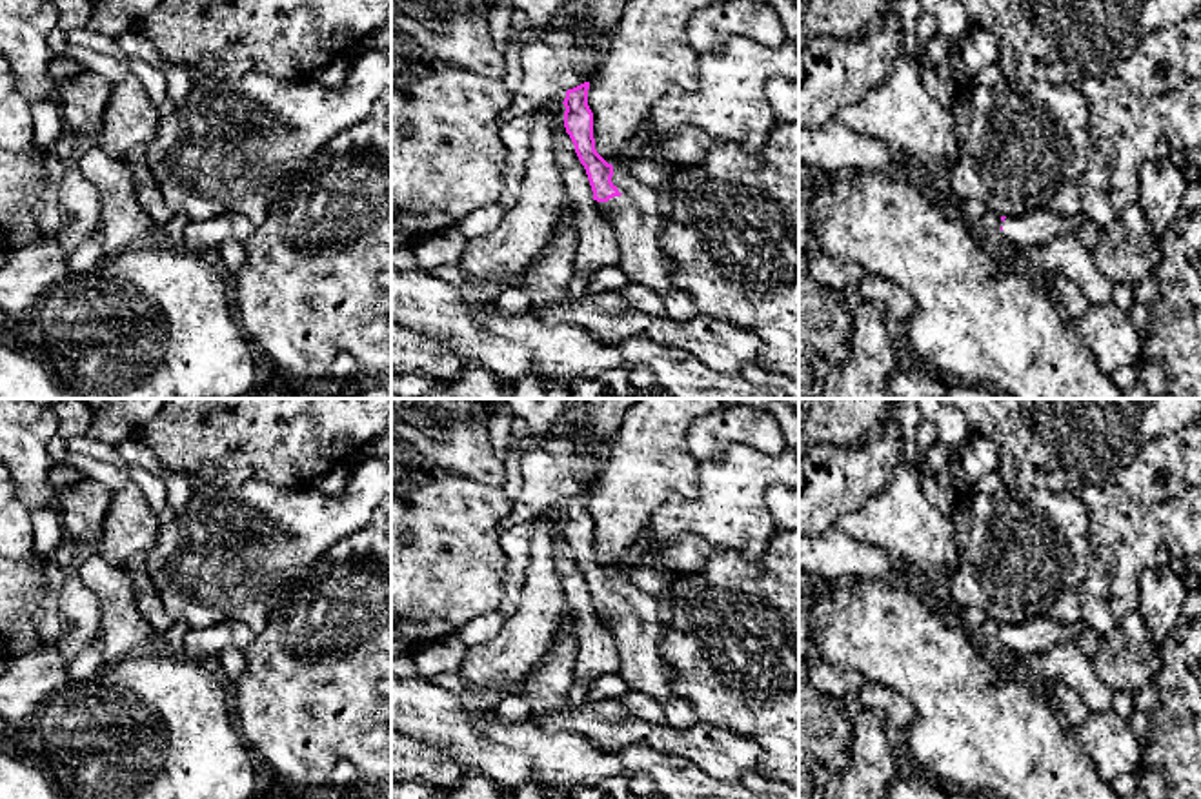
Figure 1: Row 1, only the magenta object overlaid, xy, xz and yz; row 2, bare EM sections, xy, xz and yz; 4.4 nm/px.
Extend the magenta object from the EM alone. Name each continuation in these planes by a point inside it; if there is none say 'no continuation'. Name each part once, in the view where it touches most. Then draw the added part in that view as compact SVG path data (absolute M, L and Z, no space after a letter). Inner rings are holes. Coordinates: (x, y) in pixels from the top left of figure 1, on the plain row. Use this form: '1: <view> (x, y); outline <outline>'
1: xz (635, 627); outline M613 573L613 593L619 604L595 610L595 617L610 630L621 655L621 677L630 690L642 692L666 704L675 693L673 673L659 653L662 624L655 597L628 584L621 573Z

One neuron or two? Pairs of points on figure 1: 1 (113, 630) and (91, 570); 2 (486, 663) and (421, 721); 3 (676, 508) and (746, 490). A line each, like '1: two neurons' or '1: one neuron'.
1: one neuron
2: two neurons
3: one neuron

